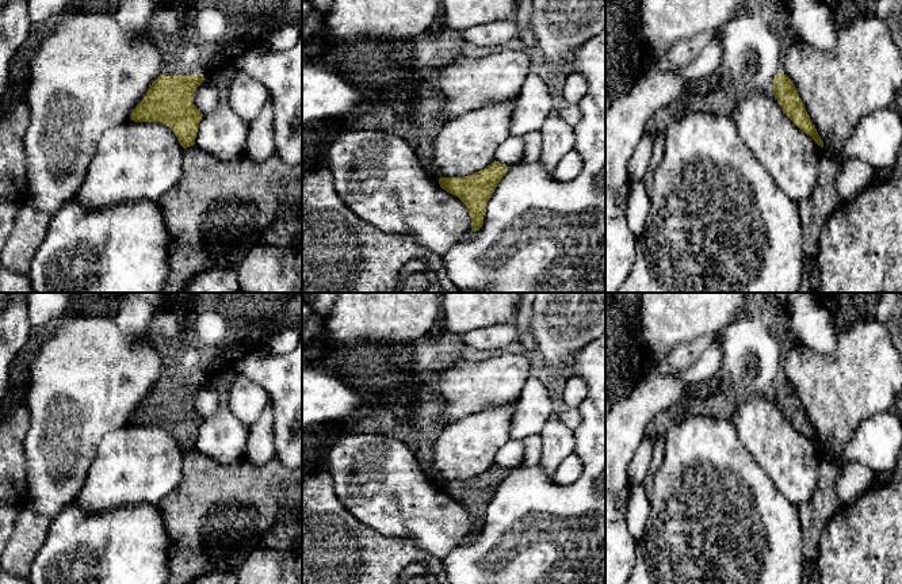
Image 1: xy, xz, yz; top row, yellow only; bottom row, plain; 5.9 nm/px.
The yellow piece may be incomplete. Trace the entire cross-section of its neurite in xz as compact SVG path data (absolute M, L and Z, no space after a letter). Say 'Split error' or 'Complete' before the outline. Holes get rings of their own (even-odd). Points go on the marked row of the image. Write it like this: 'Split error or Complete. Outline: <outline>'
Complete. Outline: M494 160L490 165L470 176L439 179L443 190L458 196L466 205L471 217L471 232L482 228L486 205L508 168Z

